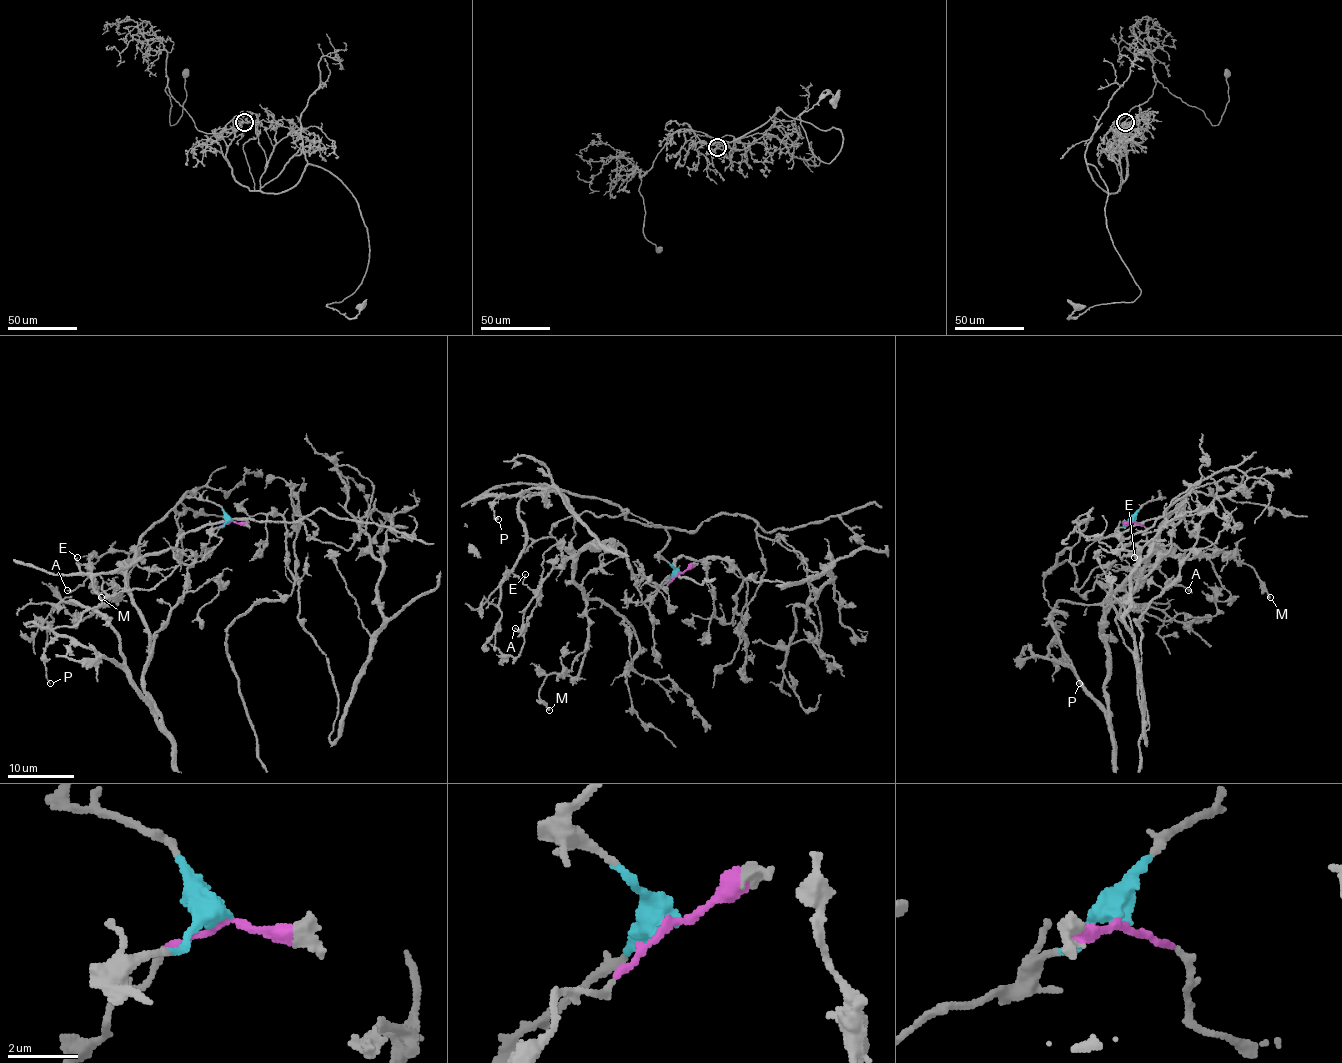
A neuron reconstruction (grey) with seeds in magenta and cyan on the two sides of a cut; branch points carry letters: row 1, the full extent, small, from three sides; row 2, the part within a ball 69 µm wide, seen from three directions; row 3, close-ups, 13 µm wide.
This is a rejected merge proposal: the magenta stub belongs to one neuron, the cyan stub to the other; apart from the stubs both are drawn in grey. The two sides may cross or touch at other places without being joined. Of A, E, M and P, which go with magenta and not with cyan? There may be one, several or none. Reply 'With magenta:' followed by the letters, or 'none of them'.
With magenta: M, P

